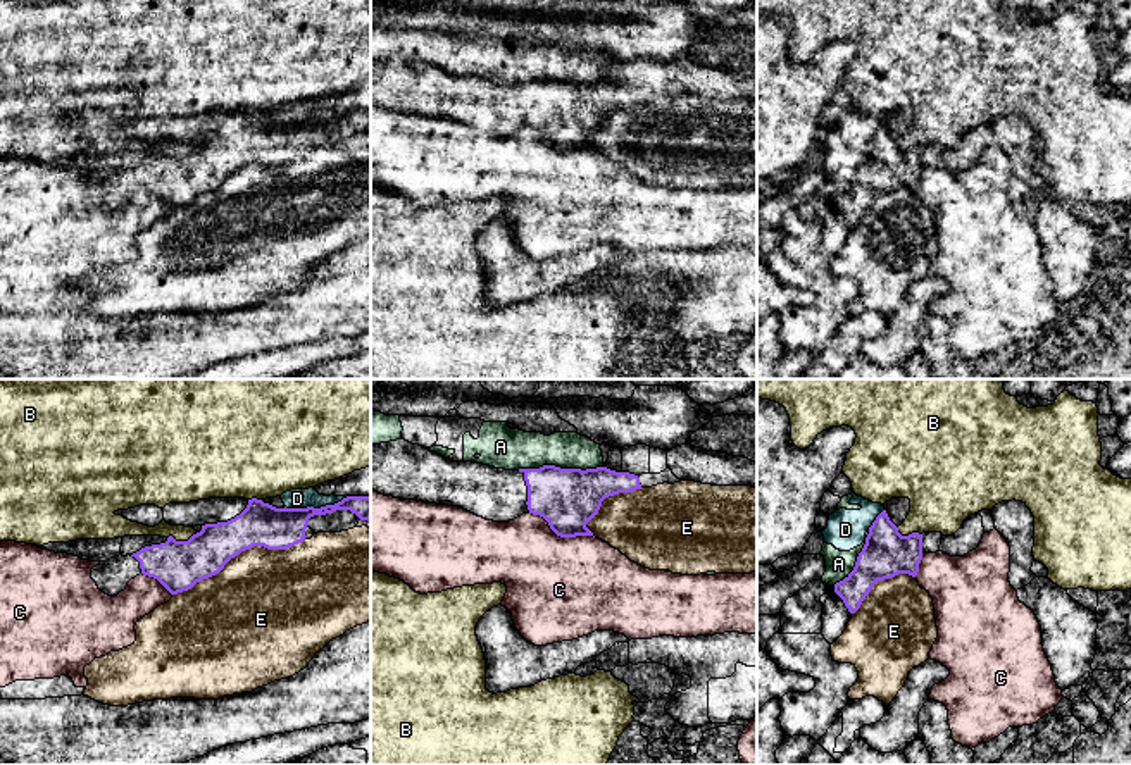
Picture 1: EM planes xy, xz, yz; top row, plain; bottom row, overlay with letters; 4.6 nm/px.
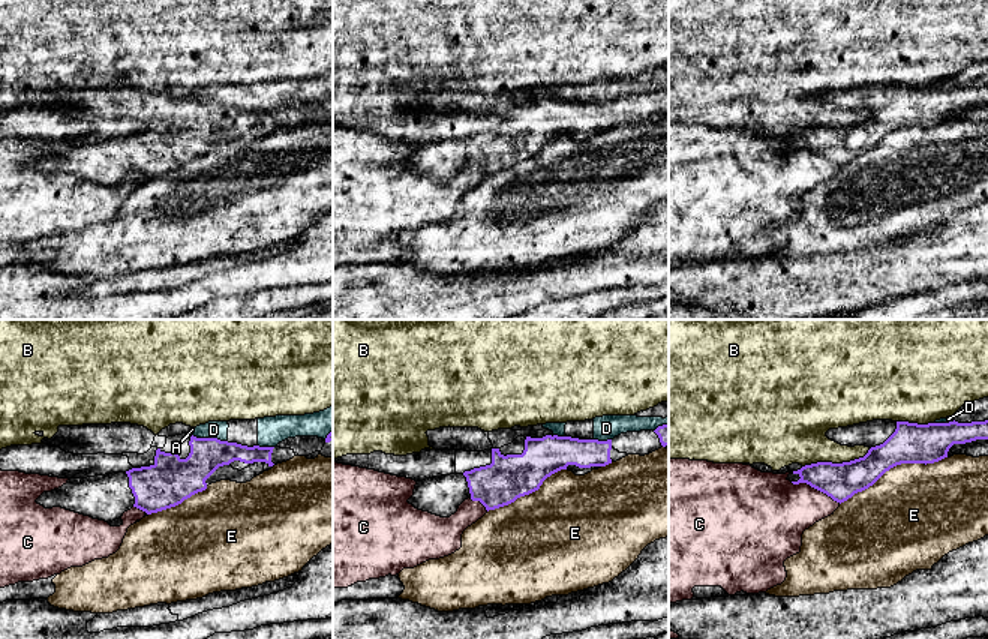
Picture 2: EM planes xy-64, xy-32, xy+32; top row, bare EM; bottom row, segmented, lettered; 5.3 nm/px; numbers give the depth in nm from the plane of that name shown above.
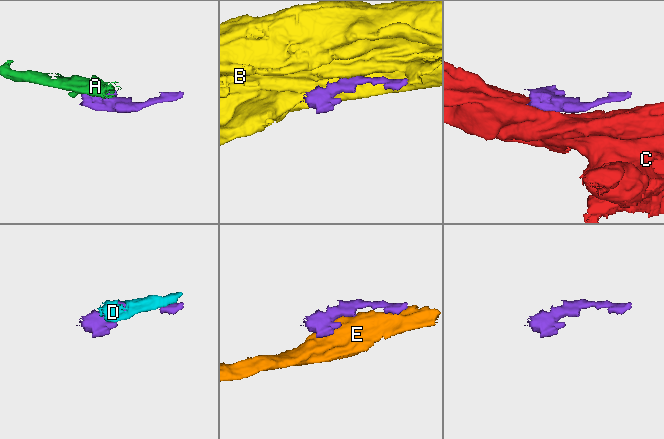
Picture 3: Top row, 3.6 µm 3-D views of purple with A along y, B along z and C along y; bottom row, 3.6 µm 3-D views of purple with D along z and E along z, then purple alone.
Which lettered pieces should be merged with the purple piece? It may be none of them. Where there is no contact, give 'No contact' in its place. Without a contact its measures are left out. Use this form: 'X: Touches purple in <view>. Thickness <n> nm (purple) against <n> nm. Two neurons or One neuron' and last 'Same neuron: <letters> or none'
A: Touches purple in xz. Thickness 280 nm (purple) against 190 nm. Two neurons
B: Touches purple in xy. Thickness 240 nm (purple) against 140 nm. Two neurons
C: Touches purple in xz. Thickness 280 nm (purple) against 480 nm. Two neurons
D: Touches purple in xy. Thickness 200 nm (purple) against 100 nm. Two neurons
E: Touches purple in xy. Thickness 200 nm (purple) against 480 nm. Two neurons
Same neuron: none

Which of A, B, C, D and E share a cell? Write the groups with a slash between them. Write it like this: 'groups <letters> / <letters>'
groups A D / B / C / E

